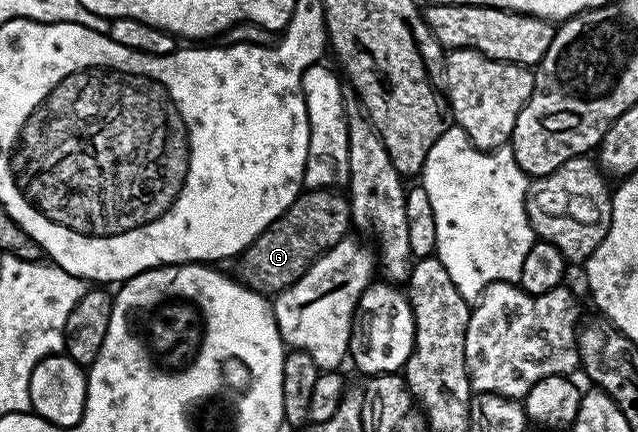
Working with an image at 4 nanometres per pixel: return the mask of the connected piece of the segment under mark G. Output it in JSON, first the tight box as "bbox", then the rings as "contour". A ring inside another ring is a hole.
{"bbox":[233,189,352,295],"contour":[[[312,189],[300,193],[299,198],[249,248],[239,254],[233,270],[239,284],[246,285],[254,293],[274,295],[297,283],[297,279],[301,279],[301,275],[309,271],[313,262],[323,253],[328,253],[338,241],[344,240],[348,236],[347,228],[349,230],[352,228],[351,202],[341,194],[342,192],[334,189]]]}

